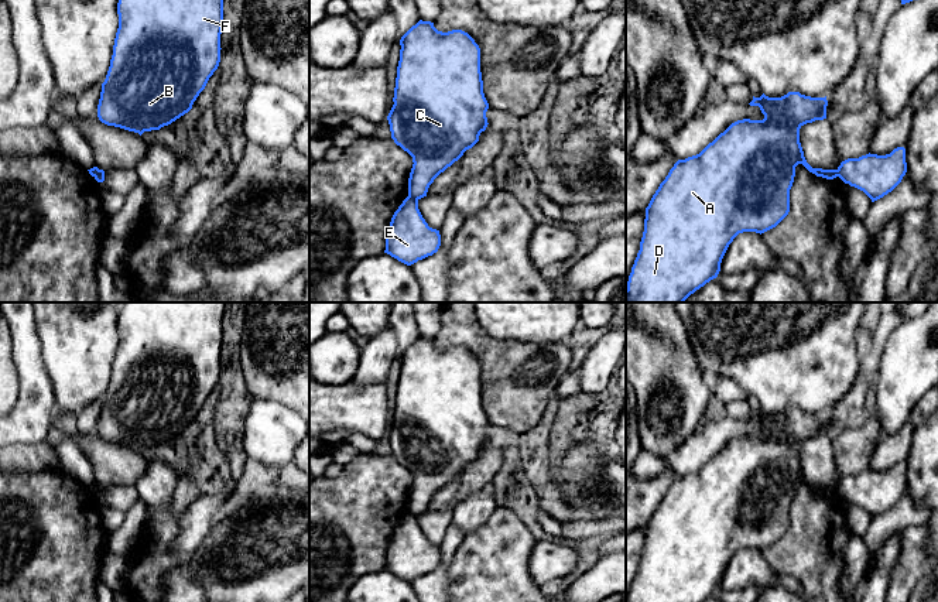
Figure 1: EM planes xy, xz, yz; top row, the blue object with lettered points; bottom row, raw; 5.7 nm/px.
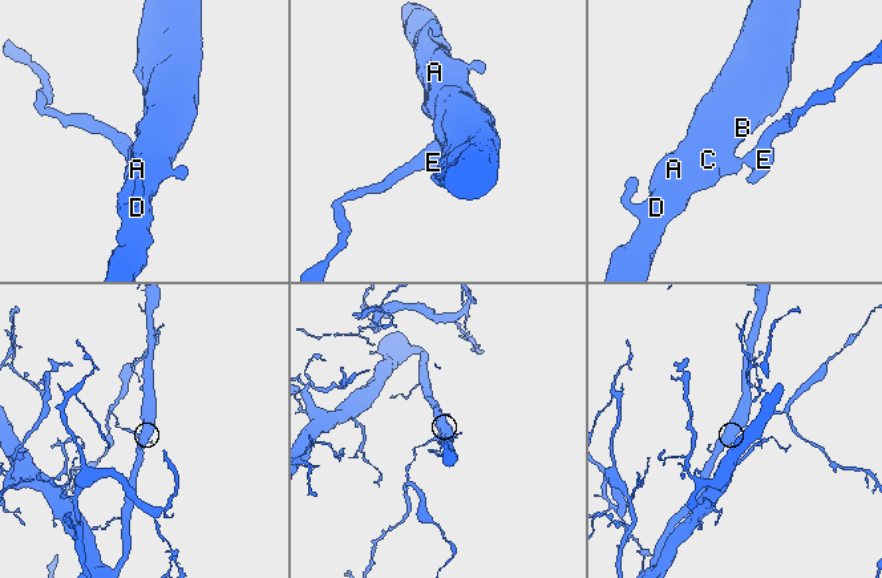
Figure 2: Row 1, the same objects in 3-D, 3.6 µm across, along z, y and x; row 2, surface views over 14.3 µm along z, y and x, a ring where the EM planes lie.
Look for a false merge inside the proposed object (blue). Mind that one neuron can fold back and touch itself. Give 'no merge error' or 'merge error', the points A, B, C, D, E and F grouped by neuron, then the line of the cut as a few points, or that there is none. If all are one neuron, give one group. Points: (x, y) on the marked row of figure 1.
merge error; A B C D F / E; cut in xz along (408, 195), (417, 201)

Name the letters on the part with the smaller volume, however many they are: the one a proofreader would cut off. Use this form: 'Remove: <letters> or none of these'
Remove: E

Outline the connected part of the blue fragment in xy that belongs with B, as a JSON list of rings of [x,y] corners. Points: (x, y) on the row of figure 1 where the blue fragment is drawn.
[[[119,0],[117,14],[119,28],[97,117],[141,136],[188,113],[218,69],[223,0]]]

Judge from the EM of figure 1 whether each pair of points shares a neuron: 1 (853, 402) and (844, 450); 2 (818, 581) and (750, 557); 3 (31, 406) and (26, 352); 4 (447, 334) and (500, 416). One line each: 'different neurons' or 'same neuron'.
1: different neurons
2: different neurons
3: same neuron
4: same neuron

